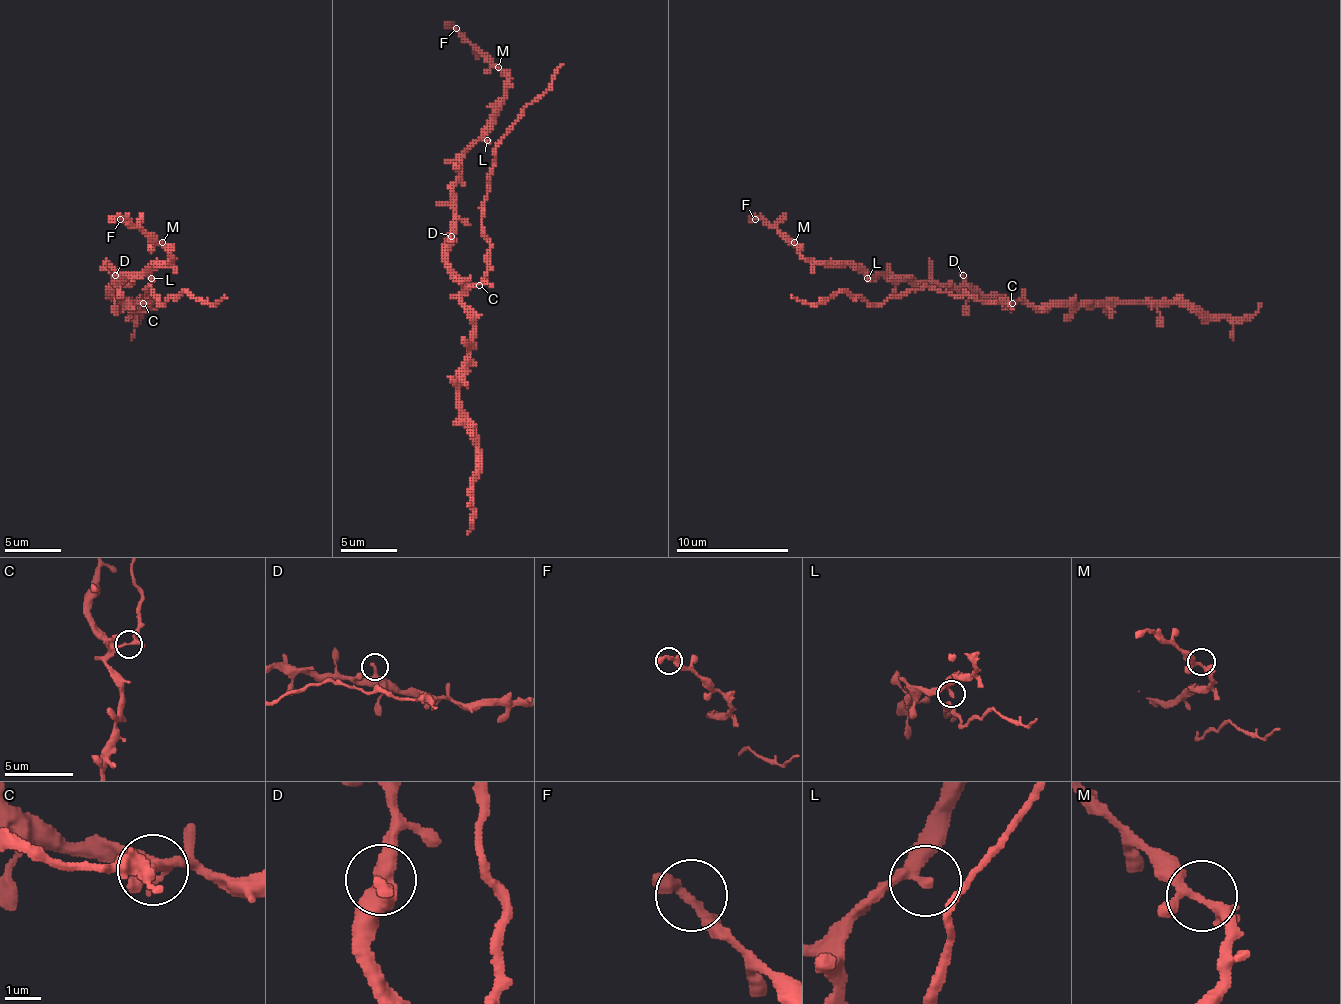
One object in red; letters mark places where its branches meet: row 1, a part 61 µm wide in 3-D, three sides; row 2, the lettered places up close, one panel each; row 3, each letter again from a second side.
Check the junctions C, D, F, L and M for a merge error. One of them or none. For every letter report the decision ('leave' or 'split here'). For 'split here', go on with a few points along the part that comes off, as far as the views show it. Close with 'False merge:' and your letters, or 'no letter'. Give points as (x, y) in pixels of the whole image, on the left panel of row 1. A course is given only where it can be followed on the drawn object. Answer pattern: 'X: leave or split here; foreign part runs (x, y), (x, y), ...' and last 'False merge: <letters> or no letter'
C: split here; foreign part runs (143, 304), (154, 298), (146, 295), (151, 287), (160, 304), (182, 292), (210, 304), (227, 298)
D: leave
F: leave
L: leave
M: leave
False merge: C

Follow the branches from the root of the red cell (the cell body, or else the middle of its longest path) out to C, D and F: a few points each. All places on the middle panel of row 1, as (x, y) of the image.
C: (451, 264), (462, 278), (470, 284), (479, 284)
D: (451, 264), (448, 261), (451, 236)
F: (451, 264), (448, 242), (459, 160), (482, 135), (504, 95), (507, 78), (456, 28)

